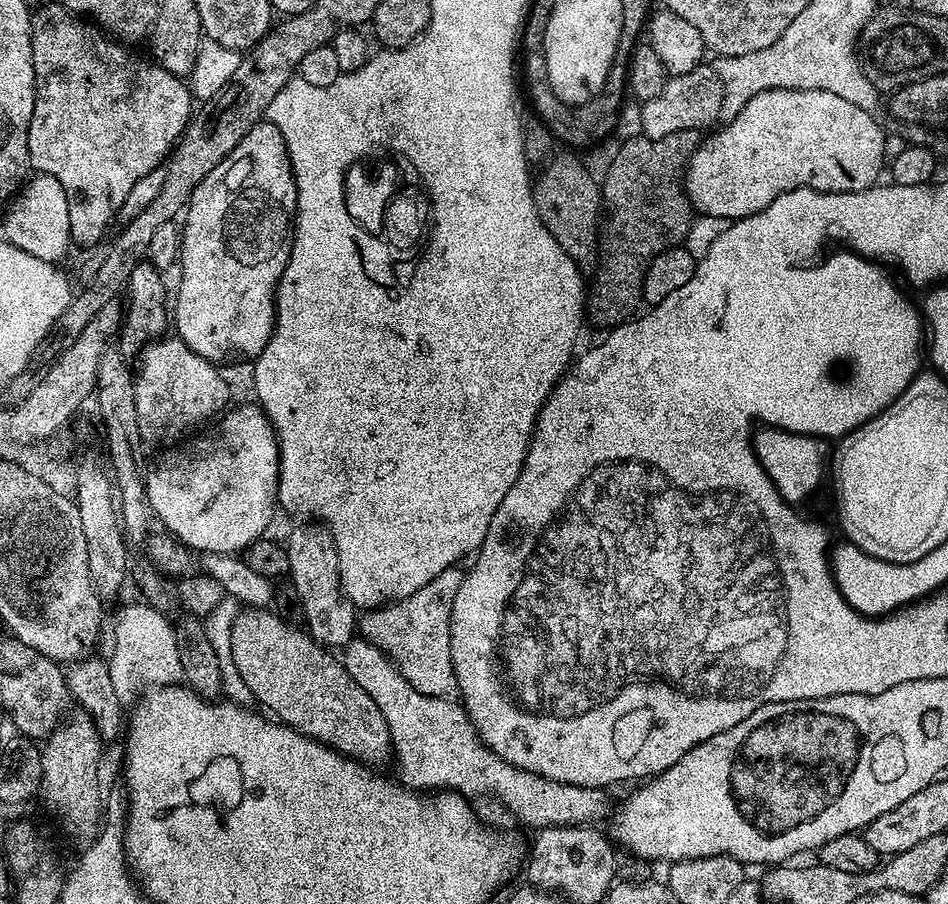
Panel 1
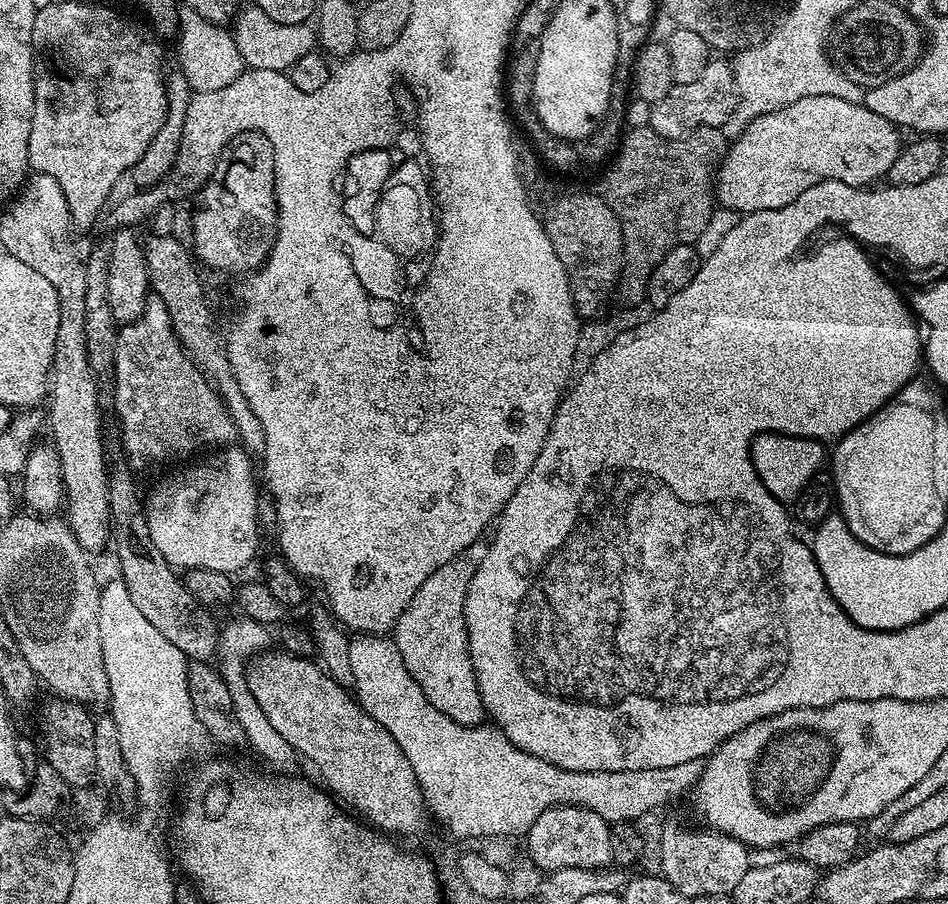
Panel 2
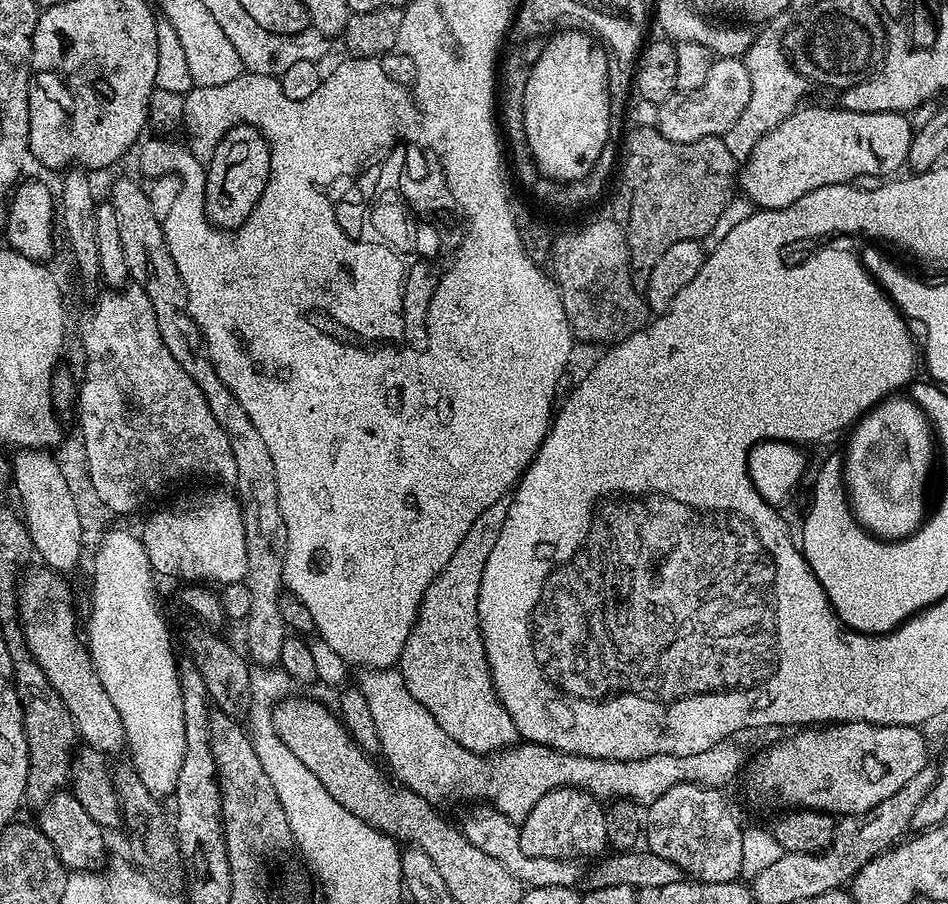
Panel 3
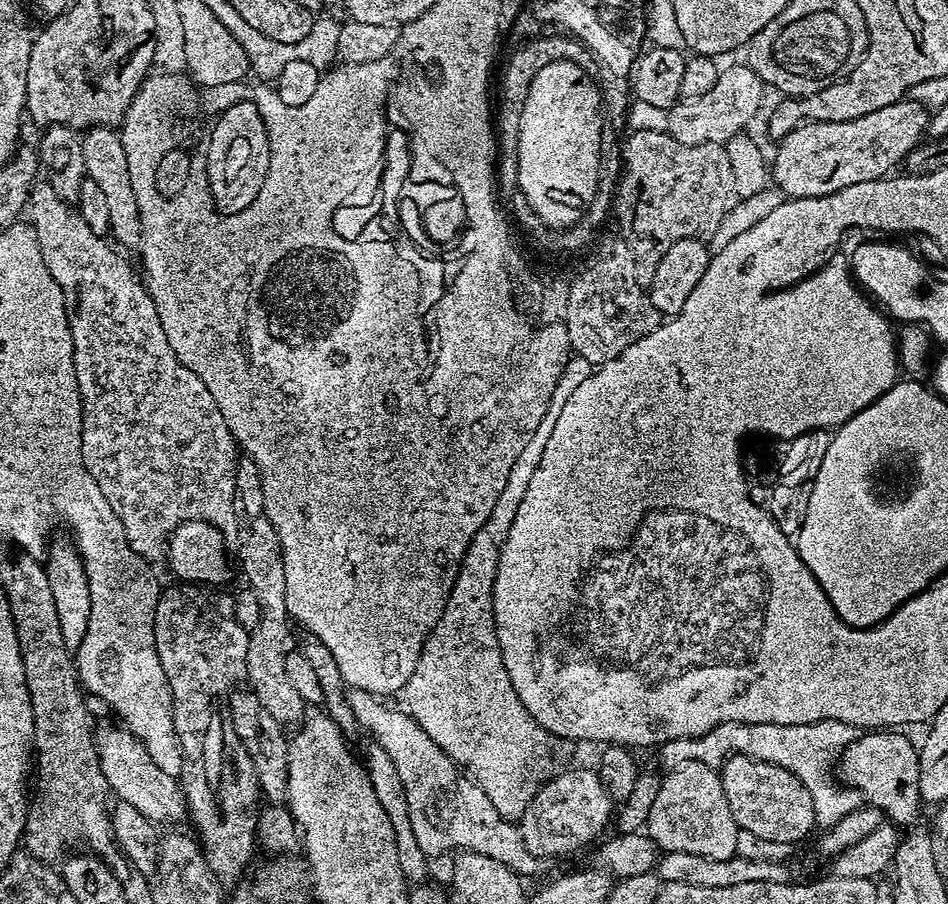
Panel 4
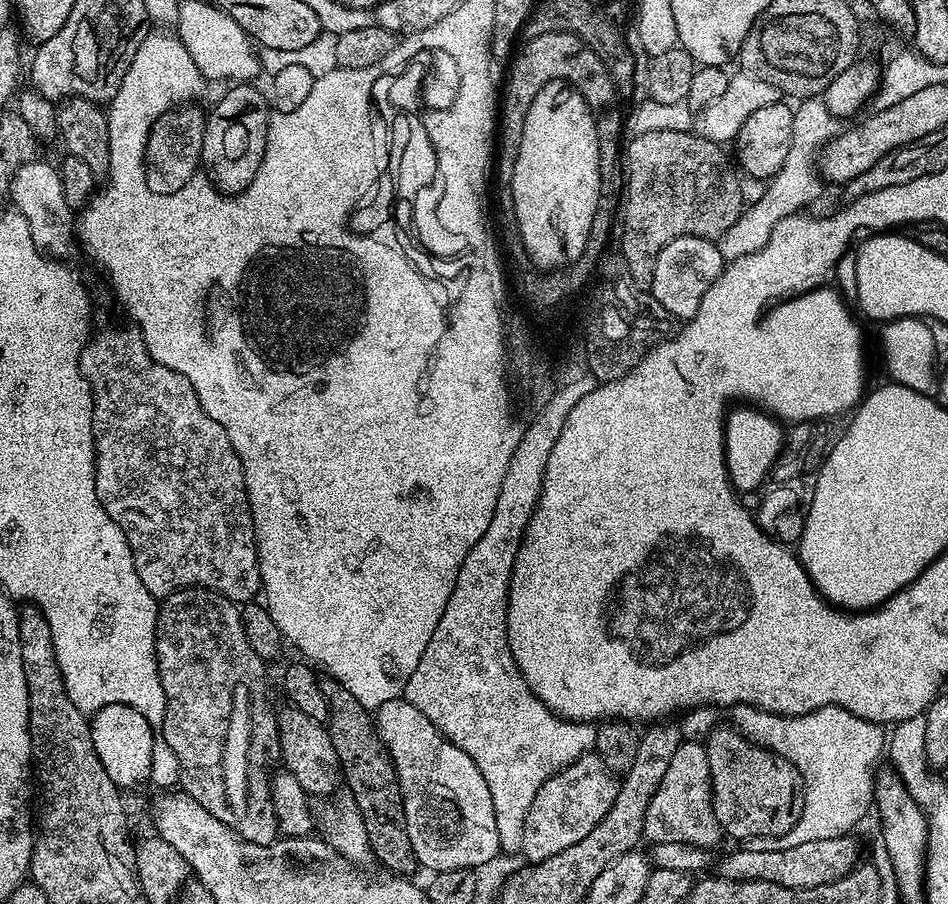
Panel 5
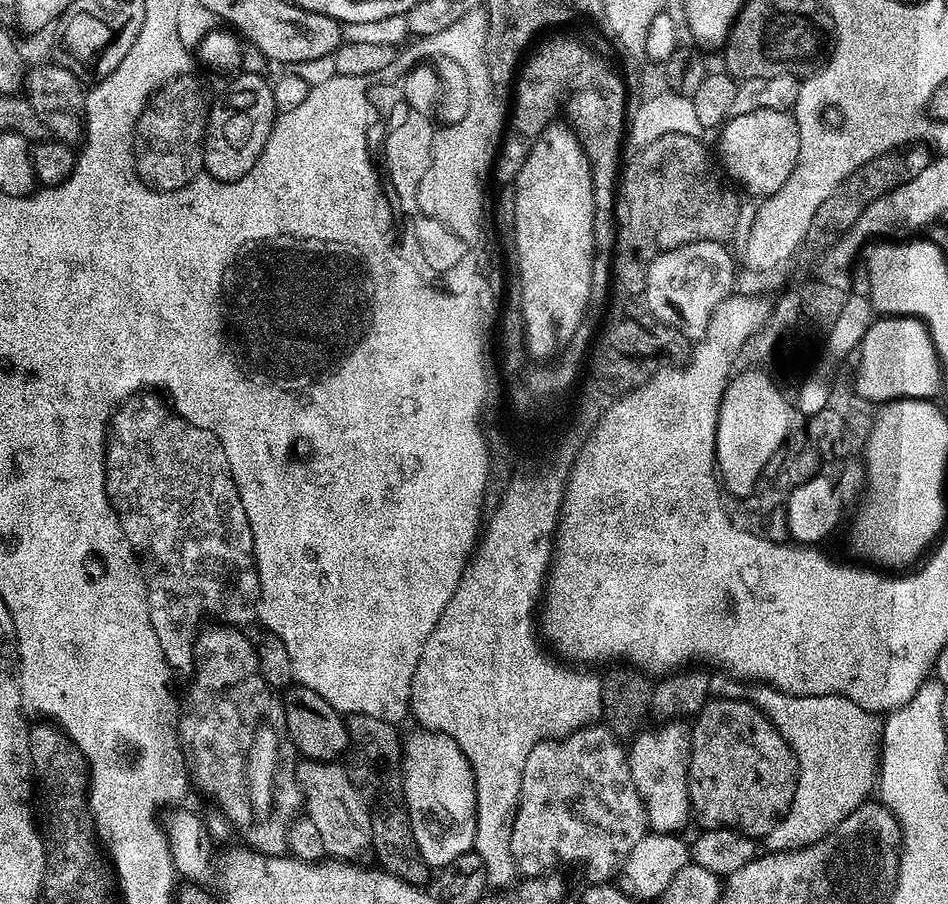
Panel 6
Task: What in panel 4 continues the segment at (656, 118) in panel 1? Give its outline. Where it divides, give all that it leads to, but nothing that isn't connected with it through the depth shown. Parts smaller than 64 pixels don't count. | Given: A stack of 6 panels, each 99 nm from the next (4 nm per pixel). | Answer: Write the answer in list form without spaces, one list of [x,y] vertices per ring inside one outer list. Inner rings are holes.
[[[744,62],[732,64],[721,71],[718,82],[714,82],[713,88],[706,94],[673,104],[668,114],[666,130],[674,138],[678,138],[678,142],[714,142],[725,145],[730,138],[741,135],[747,129],[744,127],[755,118],[756,111],[764,100],[764,92],[766,93],[766,85],[753,68],[749,68]]]

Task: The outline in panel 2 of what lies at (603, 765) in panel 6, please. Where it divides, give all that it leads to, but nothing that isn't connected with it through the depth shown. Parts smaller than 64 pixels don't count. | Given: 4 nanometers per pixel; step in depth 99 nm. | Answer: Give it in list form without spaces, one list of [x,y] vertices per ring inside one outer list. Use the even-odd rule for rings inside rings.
[[[576,806],[547,808],[542,814],[538,814],[538,822],[534,822],[534,826],[530,826],[526,843],[528,843],[528,852],[532,855],[533,862],[537,864],[533,865],[548,874],[567,868],[607,868],[612,864],[610,825],[602,818],[598,818],[598,814],[585,808]]]

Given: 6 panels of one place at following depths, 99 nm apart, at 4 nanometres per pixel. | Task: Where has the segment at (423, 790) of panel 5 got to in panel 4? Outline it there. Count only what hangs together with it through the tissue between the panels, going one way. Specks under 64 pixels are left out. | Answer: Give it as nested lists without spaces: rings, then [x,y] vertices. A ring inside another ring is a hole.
[[[348,688],[347,694],[357,725],[363,731],[365,728],[375,743],[380,744],[386,754],[390,754],[394,770],[398,770],[398,778],[402,778],[402,790],[406,790],[406,806],[410,810],[410,826],[414,826],[414,838],[418,838],[418,846],[422,846],[429,858],[444,856],[447,852],[477,852],[484,854],[486,858],[494,858],[494,862],[502,862],[502,866],[506,866],[521,878],[547,874],[549,861],[526,850],[526,842],[522,842],[519,827],[513,821],[502,818],[498,810],[494,810],[494,802],[486,798],[476,781],[456,767],[456,763],[434,742],[434,738],[430,738],[430,734],[426,734],[426,730],[422,730],[422,726],[418,726],[418,722],[414,722],[414,718],[409,716],[403,707],[391,708],[380,701],[383,699],[366,690]]]

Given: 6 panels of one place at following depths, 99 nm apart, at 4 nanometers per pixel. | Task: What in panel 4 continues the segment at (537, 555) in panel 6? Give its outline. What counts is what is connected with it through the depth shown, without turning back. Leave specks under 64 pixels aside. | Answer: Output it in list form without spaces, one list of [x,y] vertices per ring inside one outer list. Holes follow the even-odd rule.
[[[576,360],[576,364],[565,364],[565,368],[562,370],[562,378],[558,378],[559,388],[556,388],[556,393],[549,398],[546,414],[540,416],[538,430],[534,430],[534,434],[530,434],[530,438],[524,441],[522,454],[518,454],[514,458],[514,467],[506,471],[506,486],[500,488],[497,500],[492,503],[490,518],[486,518],[482,522],[482,526],[470,538],[470,546],[462,558],[460,569],[458,570],[458,578],[454,578],[454,586],[450,590],[446,606],[442,610],[438,622],[433,626],[432,633],[426,638],[426,642],[422,646],[422,654],[418,658],[418,666],[414,666],[414,674],[410,674],[410,678],[404,683],[402,689],[402,697],[404,696],[402,704],[408,715],[414,718],[414,722],[418,722],[418,726],[422,726],[422,730],[426,730],[426,734],[430,734],[430,738],[434,738],[434,742],[456,763],[457,768],[463,770],[476,781],[476,785],[483,790],[486,798],[490,798],[490,802],[494,802],[494,810],[498,810],[498,814],[502,814],[502,818],[513,822],[520,821],[522,814],[526,814],[526,806],[530,806],[534,794],[538,794],[538,790],[542,785],[569,767],[570,761],[568,759],[572,756],[573,745],[569,741],[563,740],[560,736],[550,734],[542,726],[538,726],[538,722],[534,722],[530,718],[526,706],[522,706],[522,700],[518,698],[518,694],[514,691],[514,684],[510,682],[510,674],[506,674],[506,662],[502,662],[502,650],[498,646],[498,634],[496,633],[496,623],[494,622],[494,602],[492,601],[494,578],[498,570],[500,546],[510,530],[510,522],[514,522],[514,514],[518,514],[518,502],[522,502],[522,494],[526,494],[526,486],[530,486],[530,478],[534,475],[534,470],[538,470],[538,461],[542,458],[542,450],[546,450],[546,442],[550,439],[550,434],[554,430],[554,422],[558,418],[558,413],[561,412],[562,406],[566,406],[568,392],[572,392],[572,388],[576,388],[576,384],[580,384],[580,380],[584,380],[584,376],[588,376],[588,364],[584,364],[584,360]]]

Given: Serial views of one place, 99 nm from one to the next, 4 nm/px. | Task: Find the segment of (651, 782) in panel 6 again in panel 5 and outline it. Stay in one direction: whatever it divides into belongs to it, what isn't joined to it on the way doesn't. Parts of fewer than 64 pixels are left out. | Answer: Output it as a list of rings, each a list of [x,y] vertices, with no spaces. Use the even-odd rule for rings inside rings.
[[[684,740],[678,750],[674,750],[662,784],[654,790],[654,798],[650,798],[650,806],[646,809],[644,834],[652,844],[682,842],[709,850],[715,849],[715,844],[722,840],[720,823],[712,805],[710,762],[703,743]]]

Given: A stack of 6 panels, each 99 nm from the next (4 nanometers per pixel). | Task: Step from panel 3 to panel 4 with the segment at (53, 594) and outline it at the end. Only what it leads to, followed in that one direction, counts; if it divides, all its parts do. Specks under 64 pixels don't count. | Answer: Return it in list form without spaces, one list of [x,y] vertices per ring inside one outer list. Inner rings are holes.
[[[104,724],[94,732],[96,753],[102,774],[106,778],[111,795],[116,800],[134,806],[147,820],[157,826],[176,826],[180,819],[185,819],[186,805],[184,789],[180,787],[177,777],[163,772],[156,763],[157,757],[135,734],[123,726],[111,728]]]

